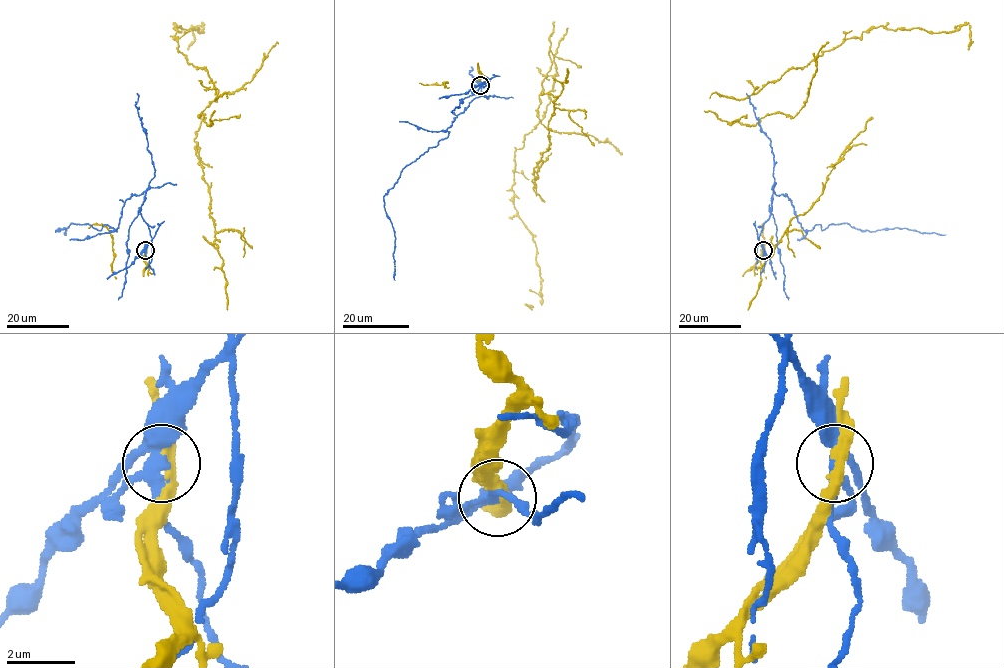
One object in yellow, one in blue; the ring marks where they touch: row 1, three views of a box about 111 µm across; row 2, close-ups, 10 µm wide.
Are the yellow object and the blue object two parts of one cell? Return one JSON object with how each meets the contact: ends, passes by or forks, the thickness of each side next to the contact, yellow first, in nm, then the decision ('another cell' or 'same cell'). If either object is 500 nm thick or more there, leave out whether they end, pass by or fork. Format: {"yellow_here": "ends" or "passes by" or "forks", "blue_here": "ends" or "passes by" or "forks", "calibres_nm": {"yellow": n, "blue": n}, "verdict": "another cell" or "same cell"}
{"yellow_here": "passes by", "blue_here": "forks", "calibres_nm": {"yellow": 320, "blue": 340}, "verdict": "another cell"}

